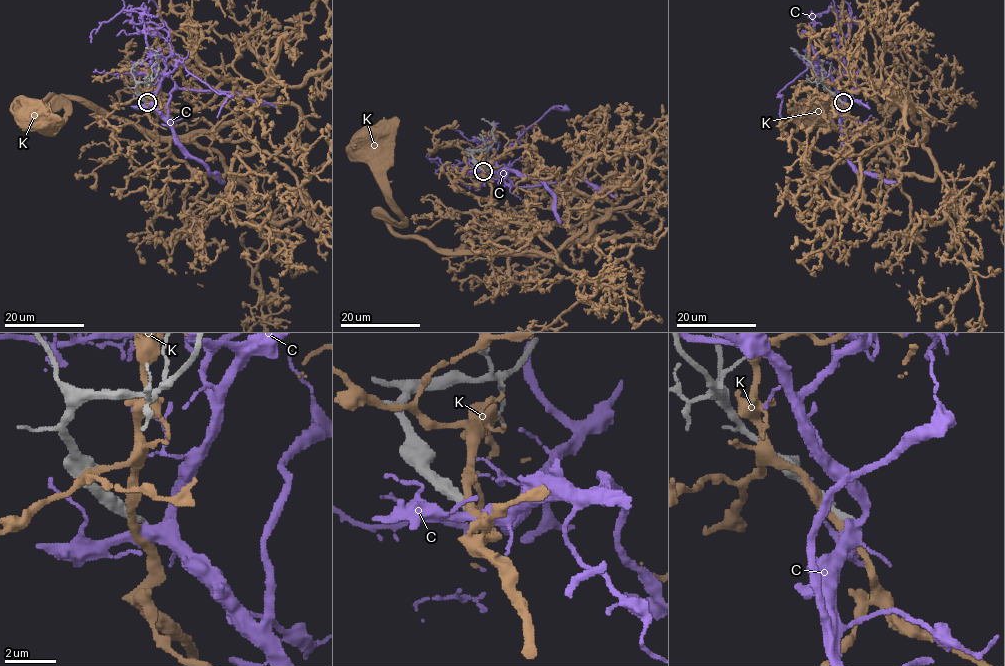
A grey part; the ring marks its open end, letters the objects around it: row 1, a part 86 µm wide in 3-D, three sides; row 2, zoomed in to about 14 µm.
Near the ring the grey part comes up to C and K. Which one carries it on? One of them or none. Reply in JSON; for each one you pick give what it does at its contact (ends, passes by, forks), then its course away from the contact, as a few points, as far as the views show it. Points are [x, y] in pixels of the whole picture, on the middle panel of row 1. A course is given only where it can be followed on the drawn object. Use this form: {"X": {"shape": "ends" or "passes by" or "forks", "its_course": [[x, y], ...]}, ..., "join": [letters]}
{"join": []}

